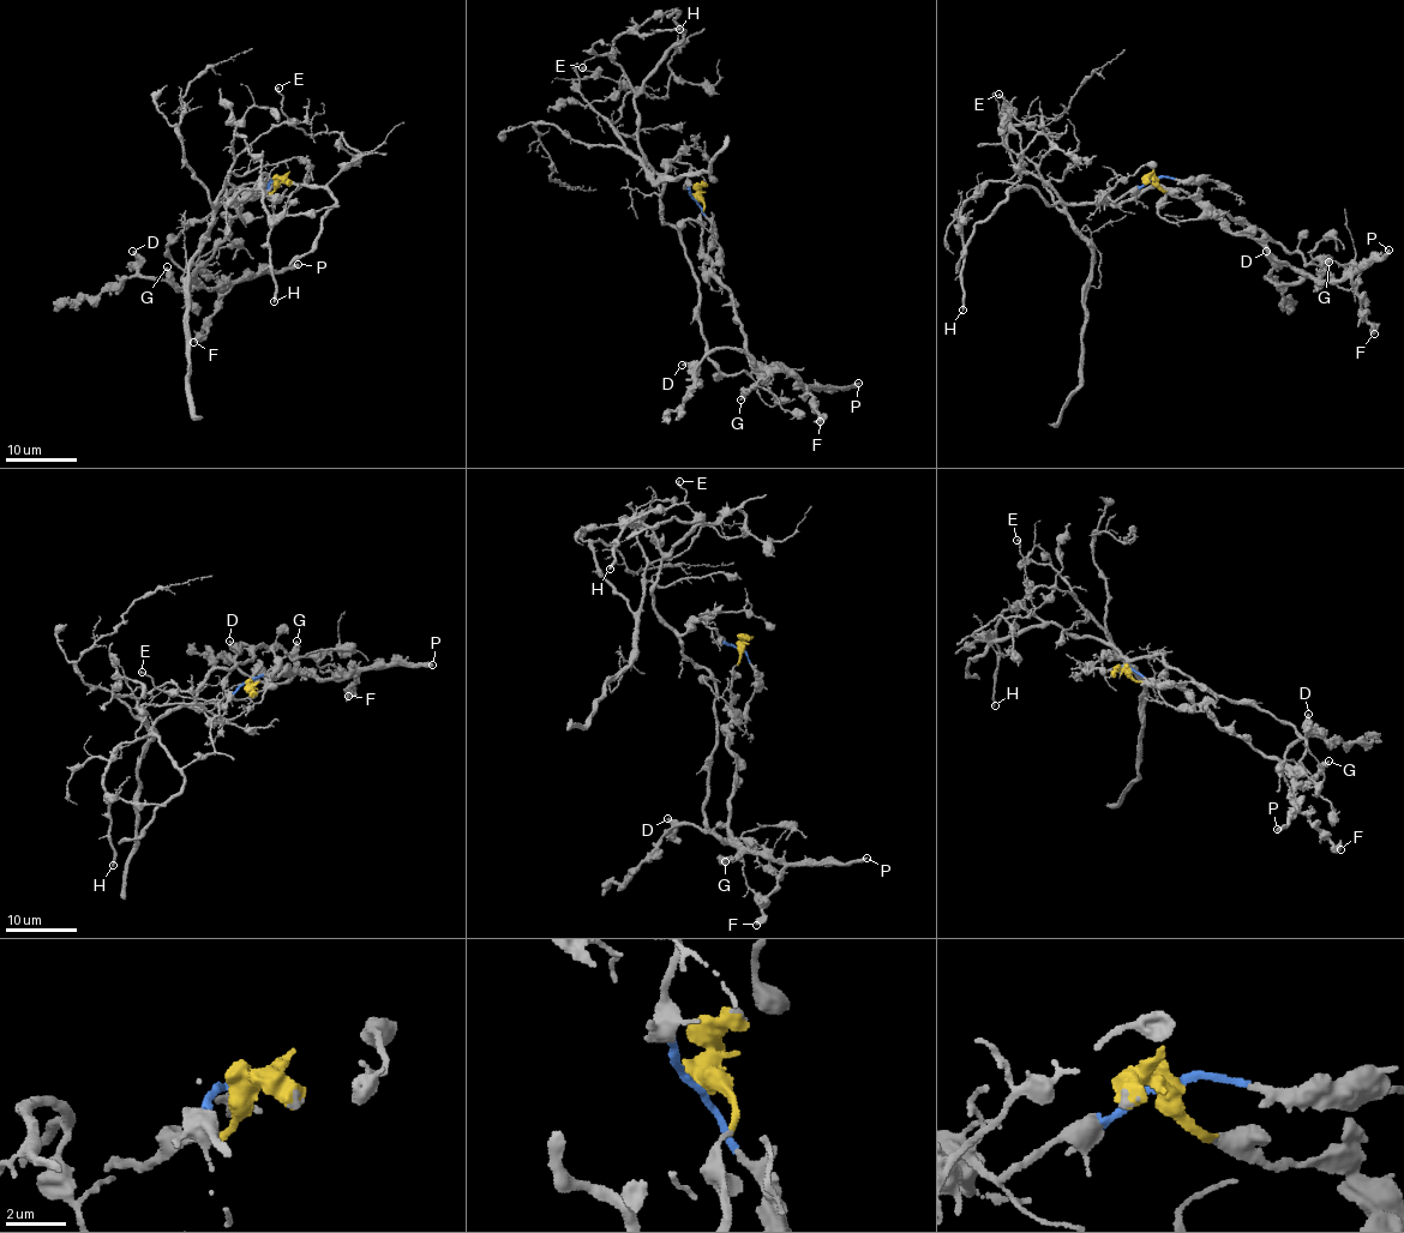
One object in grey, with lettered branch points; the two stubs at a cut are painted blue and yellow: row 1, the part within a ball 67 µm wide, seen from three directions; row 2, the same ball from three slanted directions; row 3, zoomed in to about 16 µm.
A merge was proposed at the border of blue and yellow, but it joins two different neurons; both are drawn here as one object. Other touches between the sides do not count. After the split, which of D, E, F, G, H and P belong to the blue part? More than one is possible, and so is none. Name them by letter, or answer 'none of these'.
E, H

